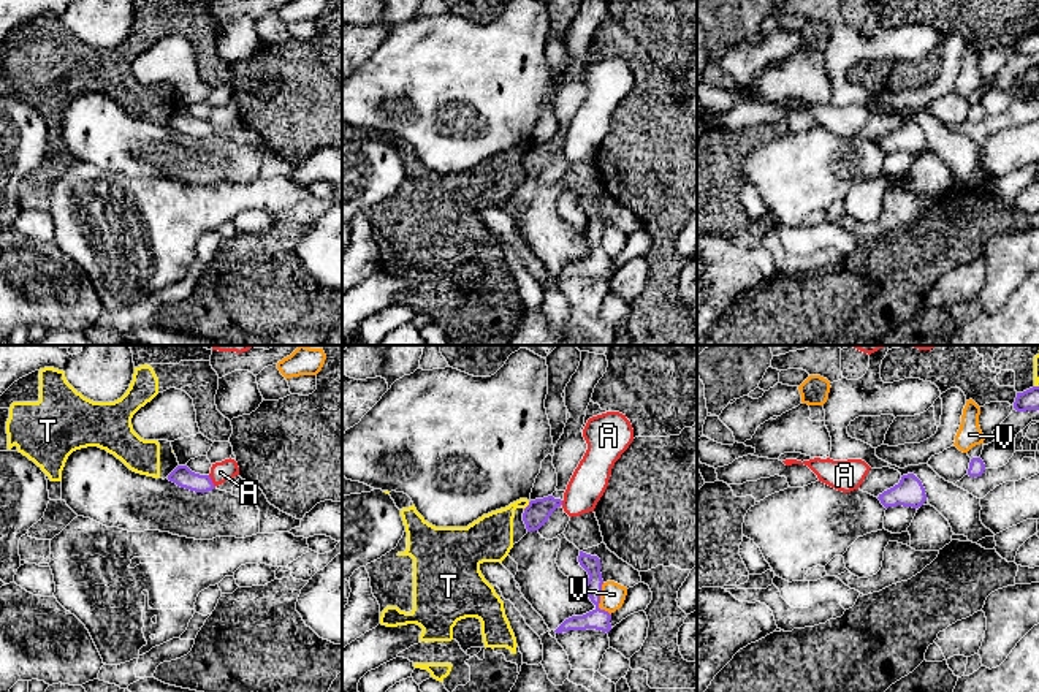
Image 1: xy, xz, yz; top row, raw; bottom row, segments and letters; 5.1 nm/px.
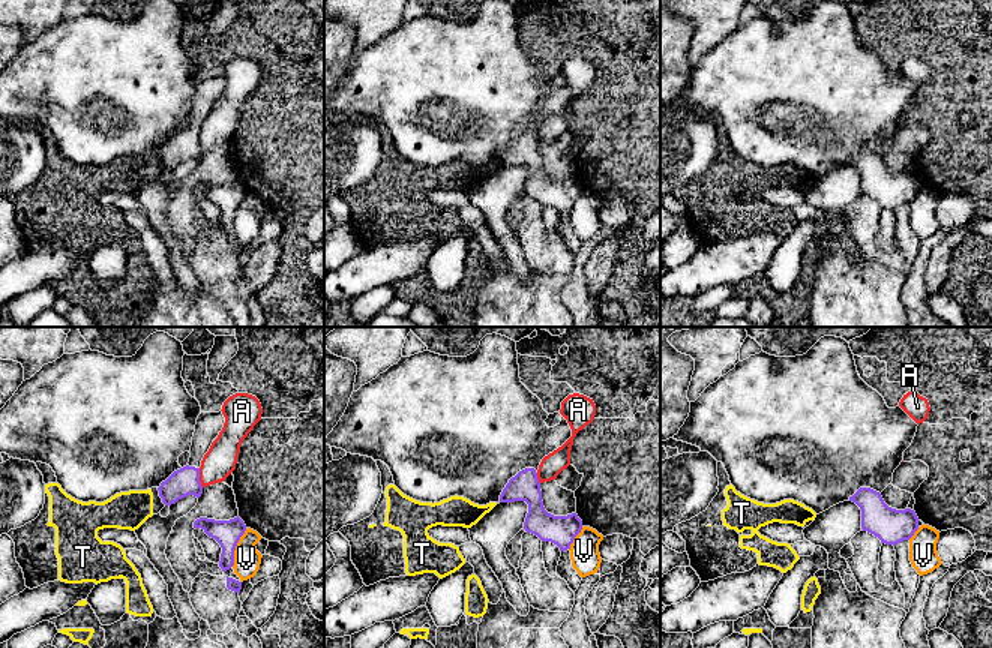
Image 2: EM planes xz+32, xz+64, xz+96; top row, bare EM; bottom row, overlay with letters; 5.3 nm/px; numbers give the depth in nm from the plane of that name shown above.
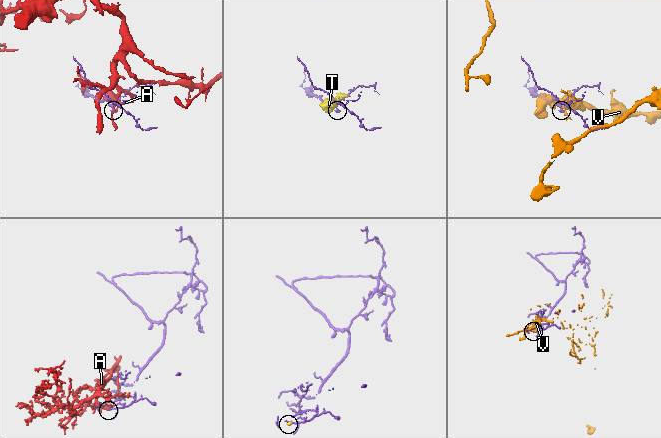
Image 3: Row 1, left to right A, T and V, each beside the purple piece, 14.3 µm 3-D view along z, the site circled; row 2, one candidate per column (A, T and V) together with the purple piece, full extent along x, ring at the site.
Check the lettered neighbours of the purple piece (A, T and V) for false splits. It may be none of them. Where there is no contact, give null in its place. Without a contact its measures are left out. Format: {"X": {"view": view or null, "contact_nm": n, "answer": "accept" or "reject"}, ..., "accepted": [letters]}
{"A": {"view": "xy", "contact_nm": 70, "answer": "reject"}, "T": {"view": "xz", "contact_nm": 50, "answer": "reject"}, "V": {"view": "xz", "contact_nm": 170, "answer": "reject"}, "accepted": []}

